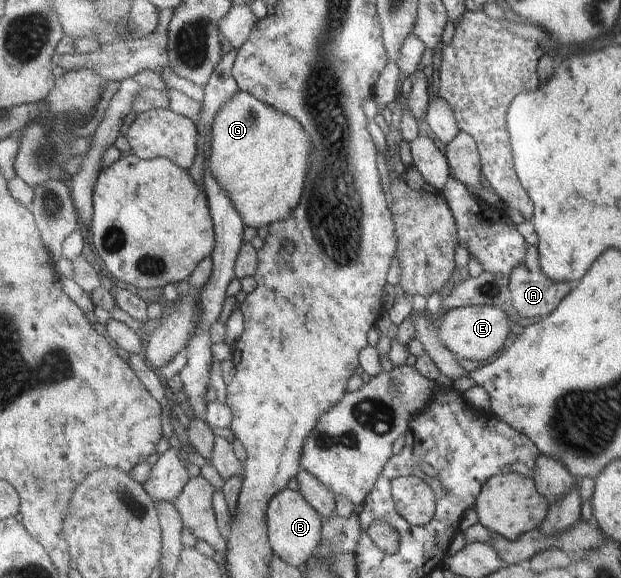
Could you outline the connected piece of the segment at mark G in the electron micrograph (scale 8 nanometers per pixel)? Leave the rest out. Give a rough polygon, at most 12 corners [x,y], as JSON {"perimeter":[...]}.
{"perimeter":[[240,90],[209,166],[256,230],[300,205],[313,145]]}

